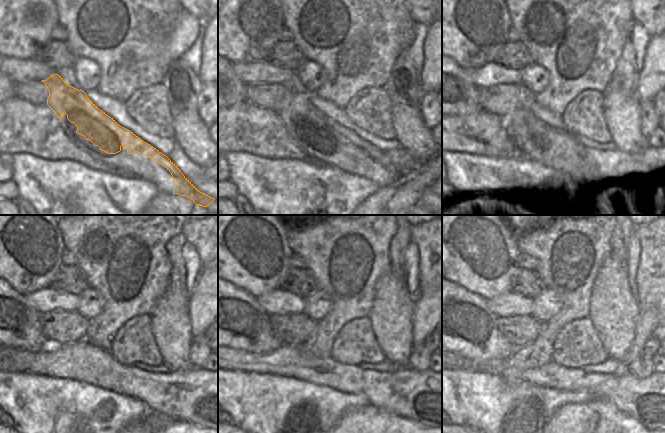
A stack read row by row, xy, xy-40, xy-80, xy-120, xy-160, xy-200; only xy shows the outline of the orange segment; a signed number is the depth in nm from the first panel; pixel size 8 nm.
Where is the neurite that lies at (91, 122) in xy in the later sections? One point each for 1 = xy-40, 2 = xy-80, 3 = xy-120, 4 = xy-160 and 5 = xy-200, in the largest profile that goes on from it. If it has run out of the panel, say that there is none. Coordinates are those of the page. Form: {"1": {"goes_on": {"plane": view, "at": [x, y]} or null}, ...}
{"1": {"goes_on": {"plane": "xy-40", "at": [332, 136]}}, "2": {"goes_on": {"plane": "xy-80", "at": [559, 140]}}, "3": {"goes_on": {"plane": "xy-120", "at": [100, 359]}}, "4": {"goes_on": {"plane": "xy-160", "at": [335, 369]}}, "5": {"goes_on": {"plane": "xy-200", "at": [557, 371]}}}

